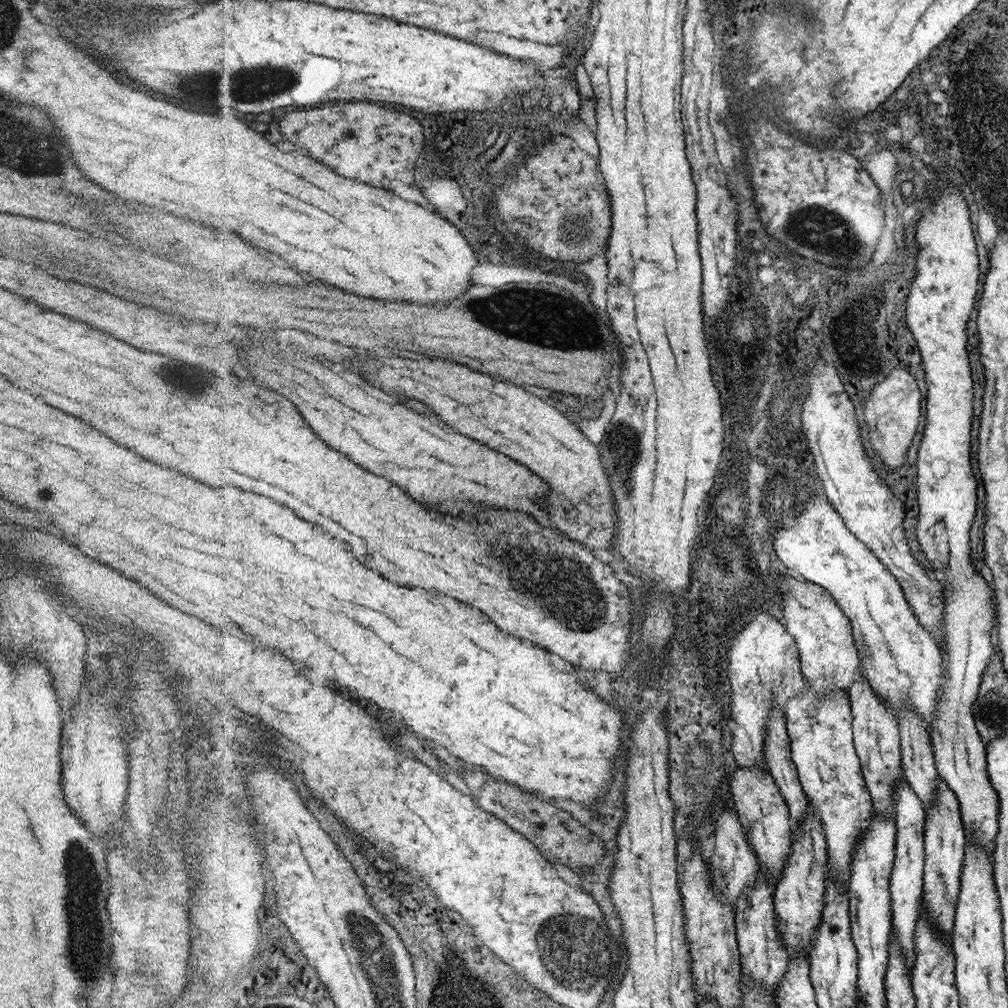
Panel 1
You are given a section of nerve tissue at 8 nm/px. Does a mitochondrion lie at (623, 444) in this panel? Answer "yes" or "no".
yes

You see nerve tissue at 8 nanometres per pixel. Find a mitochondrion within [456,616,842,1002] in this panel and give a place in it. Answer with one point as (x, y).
(575, 952)

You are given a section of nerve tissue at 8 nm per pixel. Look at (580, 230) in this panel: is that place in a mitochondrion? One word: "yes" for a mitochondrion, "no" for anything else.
yes

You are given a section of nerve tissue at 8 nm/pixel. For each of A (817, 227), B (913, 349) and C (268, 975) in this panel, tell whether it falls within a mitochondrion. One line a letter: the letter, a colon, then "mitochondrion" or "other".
A: mitochondrion
B: other
C: other

